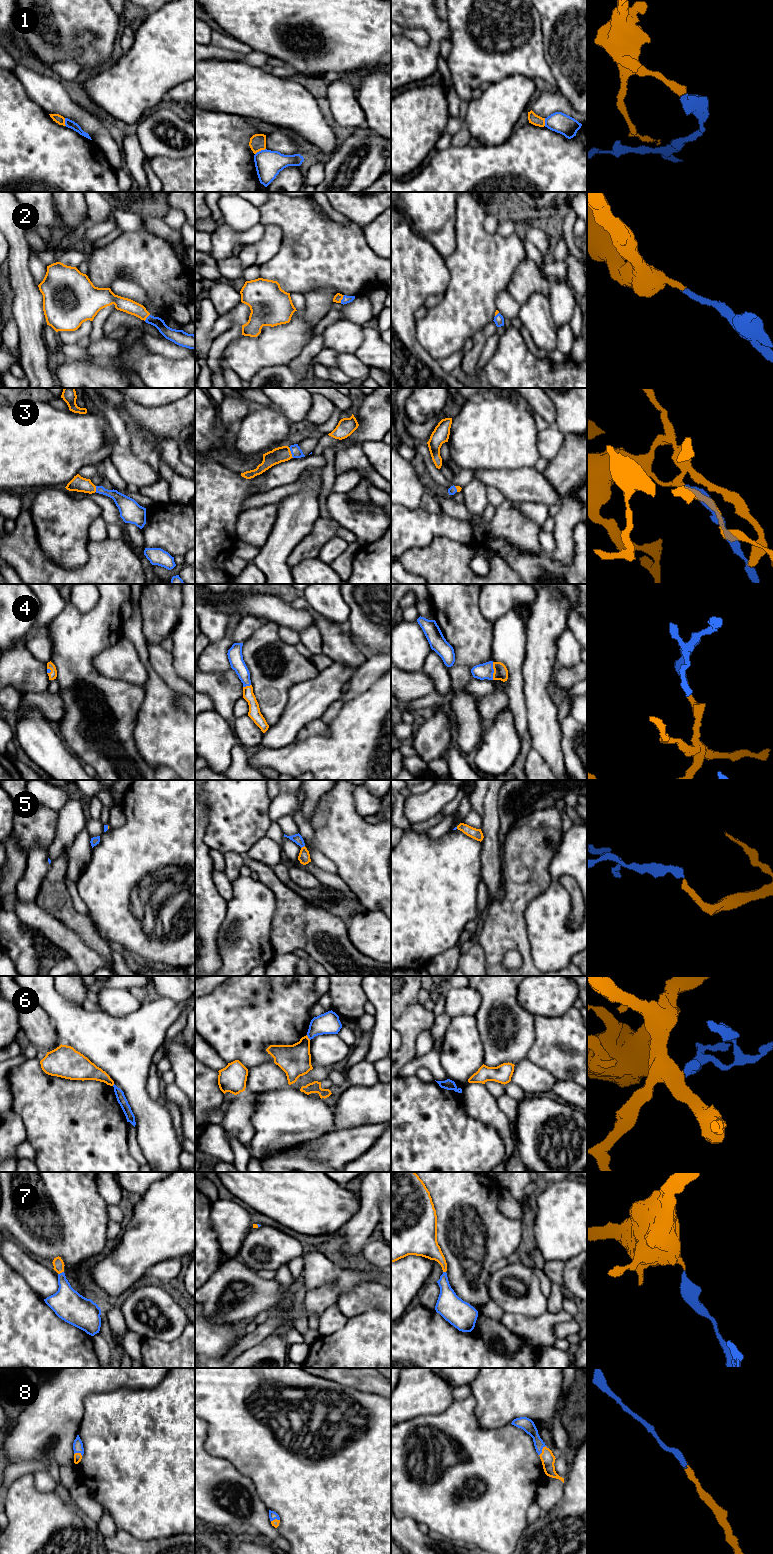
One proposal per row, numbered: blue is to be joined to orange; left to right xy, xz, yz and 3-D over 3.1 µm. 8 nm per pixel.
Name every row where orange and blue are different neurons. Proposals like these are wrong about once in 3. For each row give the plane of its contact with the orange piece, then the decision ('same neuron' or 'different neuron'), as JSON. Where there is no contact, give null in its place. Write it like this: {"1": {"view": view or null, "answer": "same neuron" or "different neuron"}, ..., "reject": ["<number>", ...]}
{"1": {"view": "xz", "answer": "different neuron"}, "2": {"view": "xz", "answer": "same neuron"}, "3": {"view": "xz", "answer": "same neuron"}, "4": {"view": "yz", "answer": "same neuron"}, "5": {"view": "xz", "answer": "same neuron"}, "6": {"view": "xz", "answer": "different neuron"}, "7": {"view": "xy", "answer": "same neuron"}, "8": {"view": "yz", "answer": "same neuron"}, "reject": ["1", "6"]}

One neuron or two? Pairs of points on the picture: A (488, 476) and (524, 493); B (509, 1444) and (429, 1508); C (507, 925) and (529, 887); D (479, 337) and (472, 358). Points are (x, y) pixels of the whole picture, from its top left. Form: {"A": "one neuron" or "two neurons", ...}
{"A": "one neuron", "B": "one neuron", "C": "one neuron", "D": "one neuron"}

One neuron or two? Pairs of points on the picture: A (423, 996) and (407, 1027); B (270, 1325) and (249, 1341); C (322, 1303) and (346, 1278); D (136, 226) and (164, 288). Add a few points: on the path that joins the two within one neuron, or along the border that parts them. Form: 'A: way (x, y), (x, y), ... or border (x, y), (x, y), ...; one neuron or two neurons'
A: border (420, 988), (418, 1001), (422, 1005); two neurons
B: way (265, 1330), (254, 1338); one neuron
C: way (327, 1297), (340, 1284); one neuron
D: border (141, 231), (123, 233); two neurons

